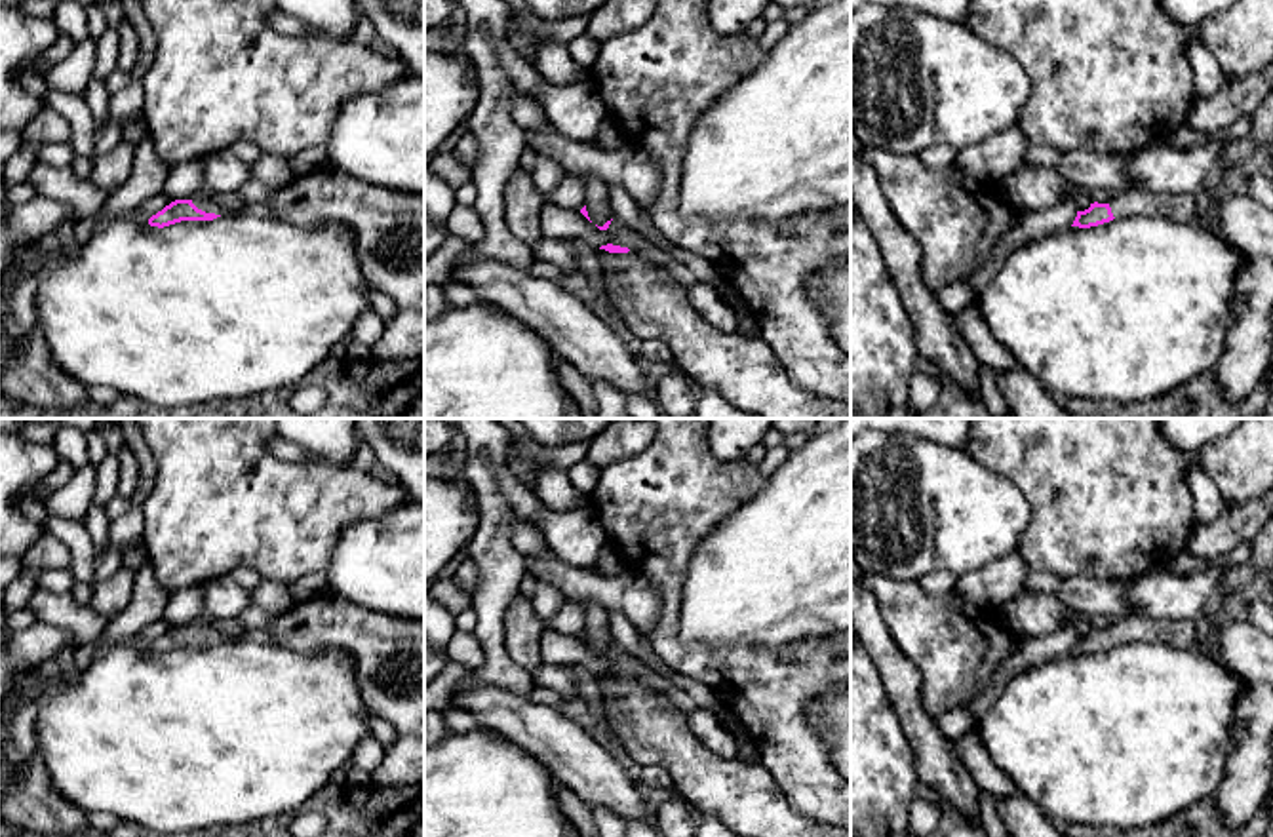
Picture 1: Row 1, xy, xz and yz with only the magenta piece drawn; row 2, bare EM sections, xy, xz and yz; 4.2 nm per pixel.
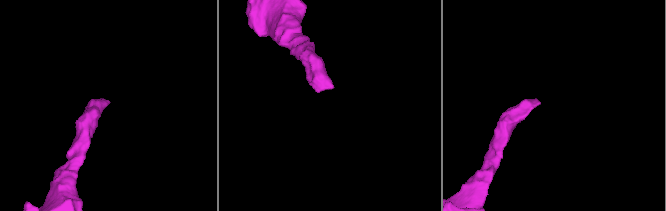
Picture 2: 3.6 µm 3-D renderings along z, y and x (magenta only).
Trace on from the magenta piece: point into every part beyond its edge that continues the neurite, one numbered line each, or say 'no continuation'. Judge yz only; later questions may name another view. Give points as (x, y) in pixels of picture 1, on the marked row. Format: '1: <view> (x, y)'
1: yz (1180, 208)

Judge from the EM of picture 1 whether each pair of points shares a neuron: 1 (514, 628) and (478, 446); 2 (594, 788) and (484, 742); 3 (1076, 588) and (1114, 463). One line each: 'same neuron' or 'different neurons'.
1: different neurons
2: different neurons
3: different neurons

